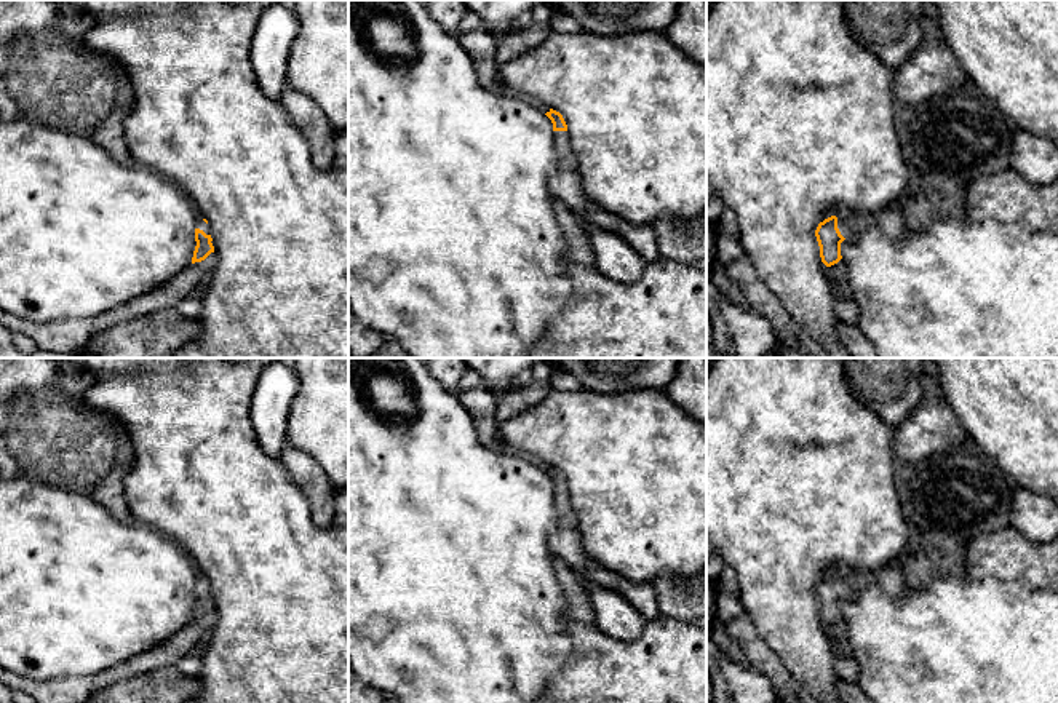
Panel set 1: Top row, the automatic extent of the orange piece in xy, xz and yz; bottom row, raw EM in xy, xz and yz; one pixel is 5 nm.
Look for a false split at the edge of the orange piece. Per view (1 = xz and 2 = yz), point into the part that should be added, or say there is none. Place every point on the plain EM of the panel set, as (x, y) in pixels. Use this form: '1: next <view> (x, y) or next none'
1: next xz (566, 542)
2: next yz (890, 579)

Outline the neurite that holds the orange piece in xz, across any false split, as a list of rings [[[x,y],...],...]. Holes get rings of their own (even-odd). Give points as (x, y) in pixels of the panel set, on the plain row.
[[[550,467],[545,473],[553,481],[553,503],[558,521],[558,529],[551,534],[548,542],[550,551],[555,558],[559,558],[571,566],[580,585],[590,588],[590,582],[583,577],[590,556],[582,546],[582,535],[571,506],[567,483],[563,473],[553,467]]]

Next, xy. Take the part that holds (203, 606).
[[[197,572],[195,577],[195,609],[192,622],[205,618],[211,610],[214,610],[214,601],[211,596],[211,585],[206,577]]]

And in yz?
[[[900,561],[885,566],[877,574],[866,570],[831,574],[820,580],[815,588],[821,620],[826,625],[837,622],[842,617],[841,601],[855,594],[860,585],[869,583],[877,583],[889,596],[901,596],[908,588]]]

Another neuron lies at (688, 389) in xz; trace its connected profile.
[[[681,358],[665,391],[690,417],[706,422],[706,358]]]

